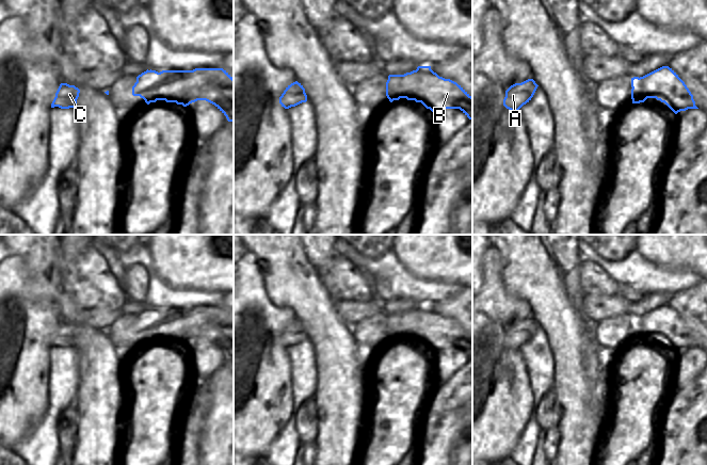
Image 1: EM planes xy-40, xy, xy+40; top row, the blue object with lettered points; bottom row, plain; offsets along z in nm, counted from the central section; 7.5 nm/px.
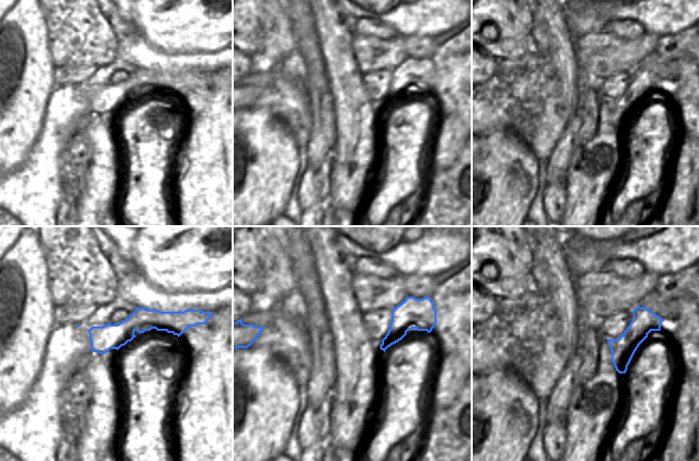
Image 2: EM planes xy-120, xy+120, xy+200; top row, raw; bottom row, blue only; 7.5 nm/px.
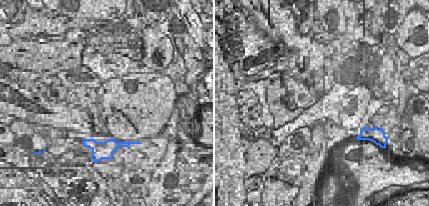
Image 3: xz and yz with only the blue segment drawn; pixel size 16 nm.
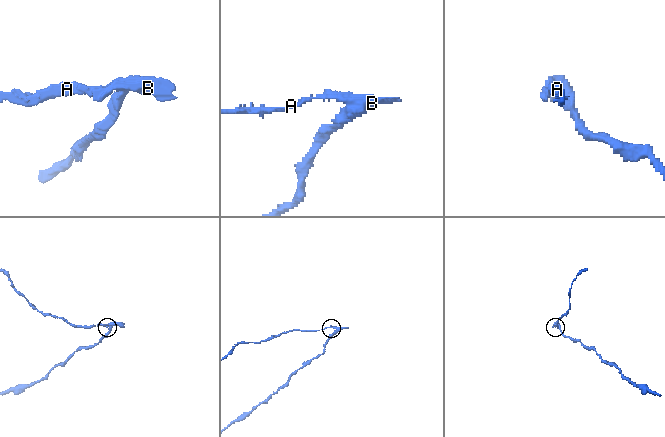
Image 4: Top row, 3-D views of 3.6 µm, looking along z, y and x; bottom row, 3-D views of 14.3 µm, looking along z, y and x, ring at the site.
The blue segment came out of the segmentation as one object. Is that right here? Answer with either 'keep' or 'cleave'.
cleave

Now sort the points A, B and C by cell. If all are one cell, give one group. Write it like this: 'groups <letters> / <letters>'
groups A C / B

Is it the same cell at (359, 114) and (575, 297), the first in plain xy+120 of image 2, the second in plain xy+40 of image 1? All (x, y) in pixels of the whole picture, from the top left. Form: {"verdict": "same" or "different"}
{"verdict": "same"}

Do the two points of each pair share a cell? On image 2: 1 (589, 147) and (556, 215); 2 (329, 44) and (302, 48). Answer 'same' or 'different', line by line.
1: different
2: different

